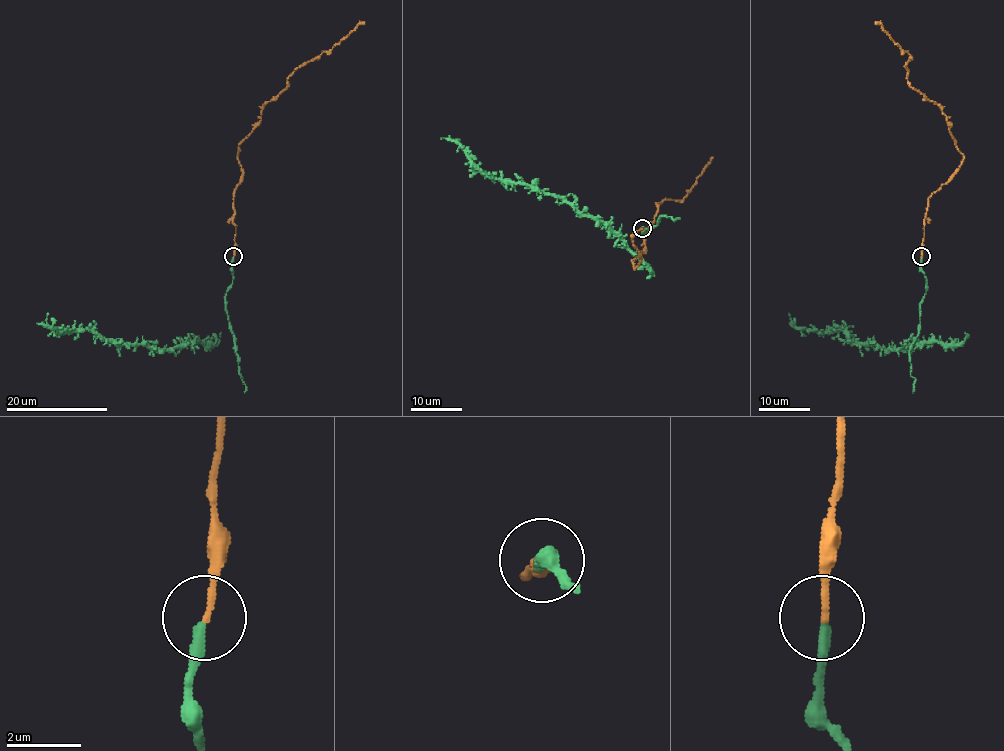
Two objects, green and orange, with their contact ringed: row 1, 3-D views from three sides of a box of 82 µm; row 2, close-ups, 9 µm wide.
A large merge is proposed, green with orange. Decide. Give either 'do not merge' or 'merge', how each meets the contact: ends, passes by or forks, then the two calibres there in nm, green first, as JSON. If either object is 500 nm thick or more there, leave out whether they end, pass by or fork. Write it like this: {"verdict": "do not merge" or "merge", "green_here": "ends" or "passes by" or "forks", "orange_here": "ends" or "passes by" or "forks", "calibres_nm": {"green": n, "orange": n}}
{"verdict": "merge", "green_here": "ends", "orange_here": "ends", "calibres_nm": {"green": 280, "orange": 170}}

